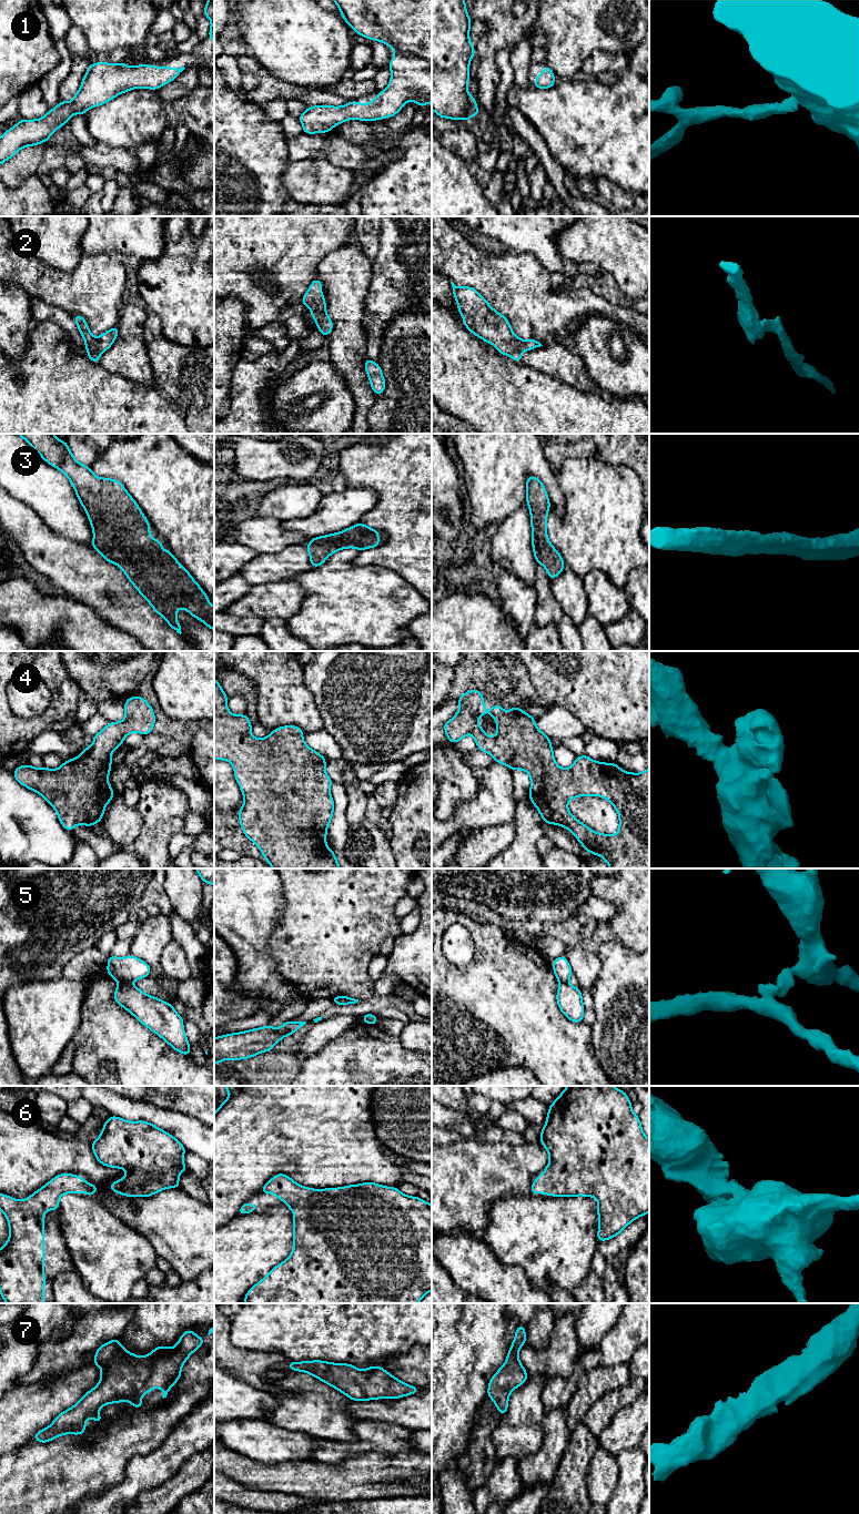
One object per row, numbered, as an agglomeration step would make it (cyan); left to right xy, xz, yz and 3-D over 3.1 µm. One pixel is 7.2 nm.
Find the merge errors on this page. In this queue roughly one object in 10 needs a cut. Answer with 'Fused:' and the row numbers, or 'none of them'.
Fused: 5

